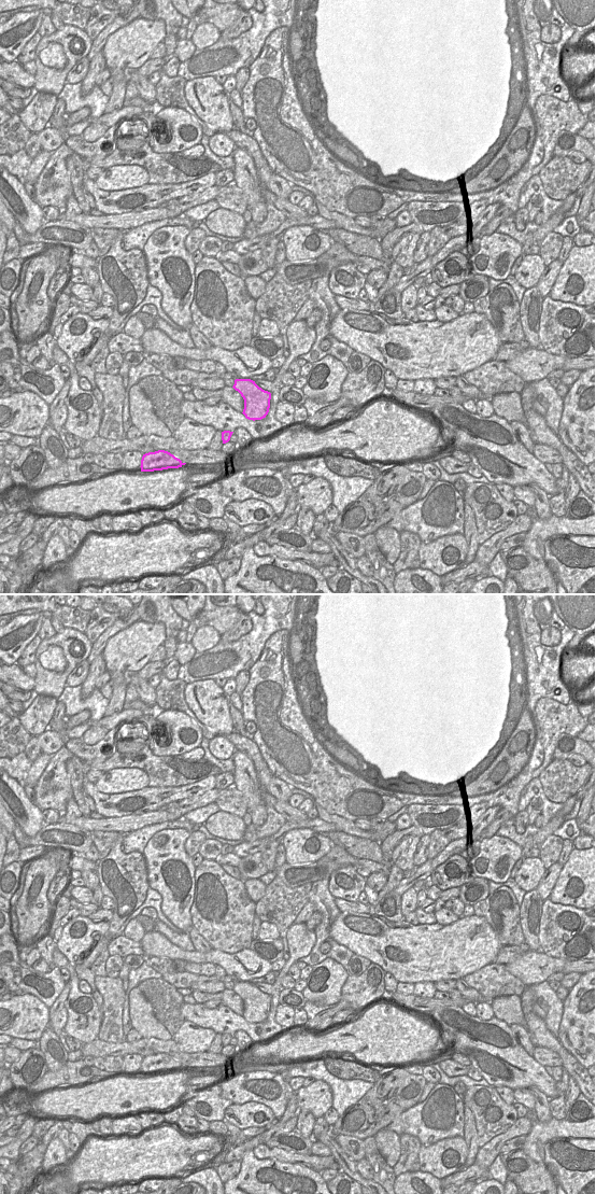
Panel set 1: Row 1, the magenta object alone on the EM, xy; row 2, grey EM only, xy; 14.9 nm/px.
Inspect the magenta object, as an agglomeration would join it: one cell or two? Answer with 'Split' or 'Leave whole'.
Leave whole.

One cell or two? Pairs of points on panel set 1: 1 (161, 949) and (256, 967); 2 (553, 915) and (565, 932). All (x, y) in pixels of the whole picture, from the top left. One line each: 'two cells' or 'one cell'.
1: one cell
2: one cell

